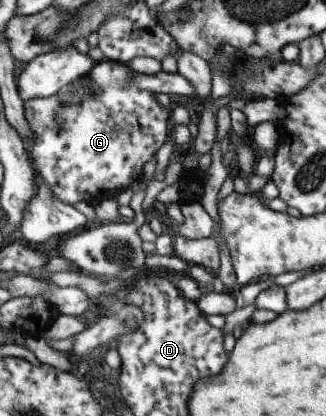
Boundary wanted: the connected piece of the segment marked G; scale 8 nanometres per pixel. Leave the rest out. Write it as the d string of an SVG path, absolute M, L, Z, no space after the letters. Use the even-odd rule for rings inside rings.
M104 59L96 62L85 76L95 86L93 93L83 91L75 80L57 95L24 101L24 113L32 130L30 151L36 167L53 194L70 205L81 200L98 204L105 199L116 199L133 181L140 180L144 164L167 140L167 122L172 115L169 108L155 101L155 93L135 87L133 70L127 64ZM61 99L66 104L61 104Z

